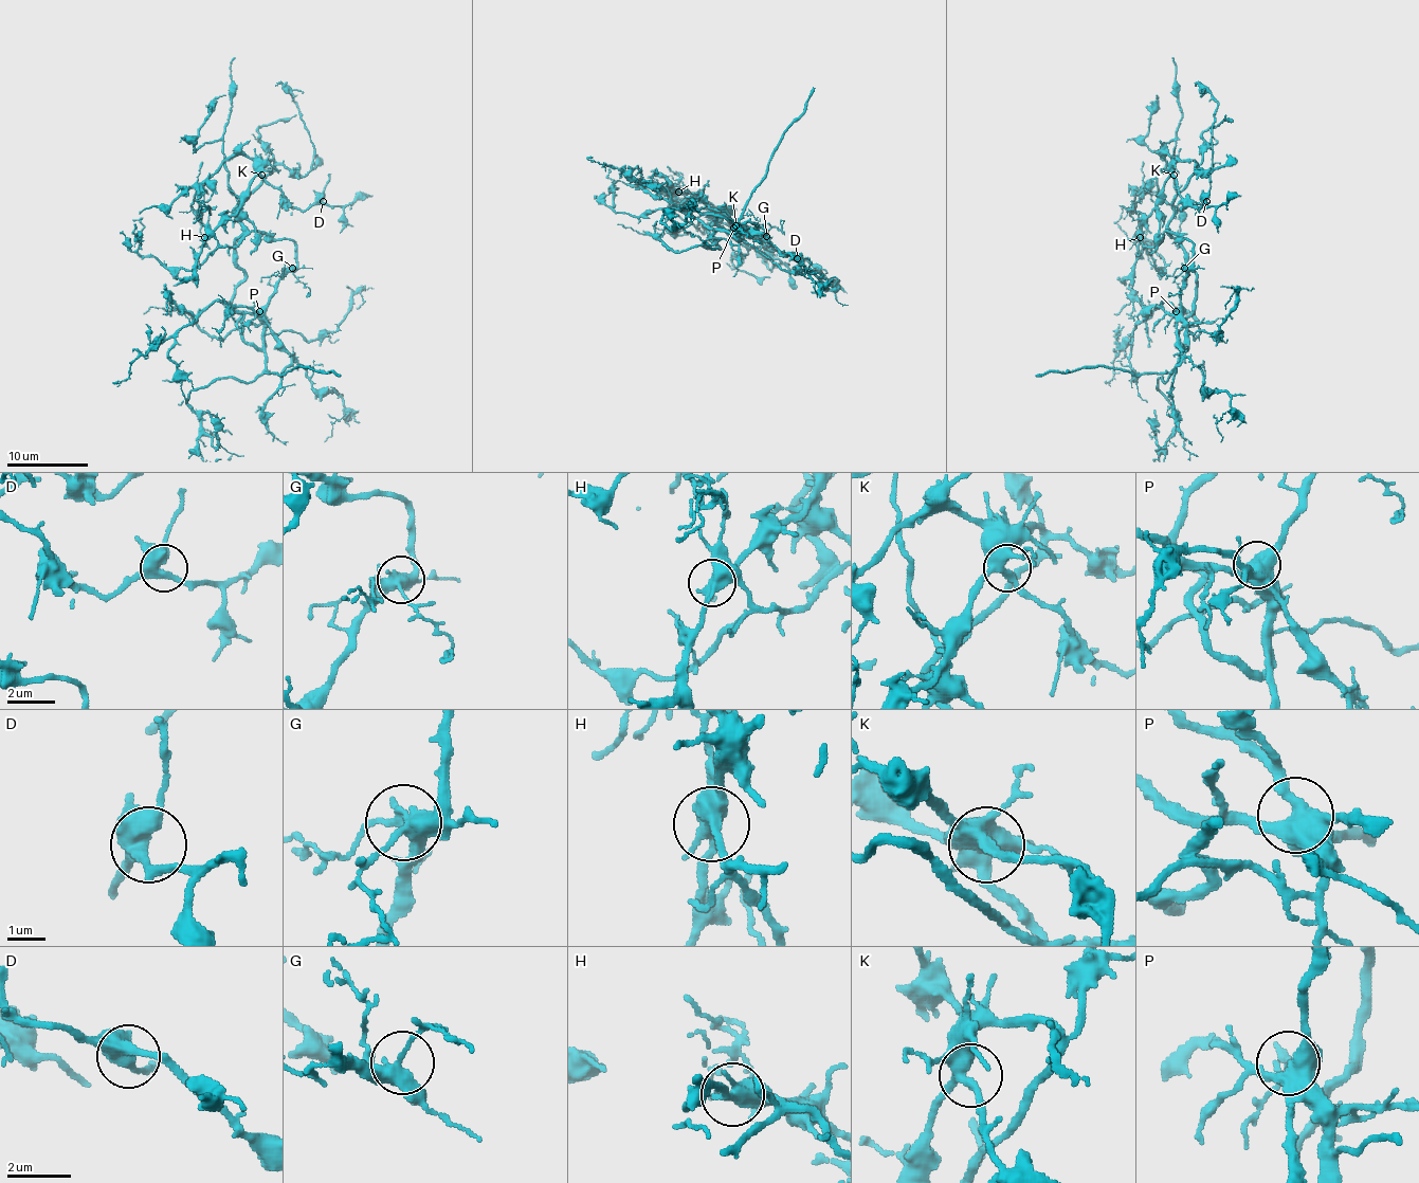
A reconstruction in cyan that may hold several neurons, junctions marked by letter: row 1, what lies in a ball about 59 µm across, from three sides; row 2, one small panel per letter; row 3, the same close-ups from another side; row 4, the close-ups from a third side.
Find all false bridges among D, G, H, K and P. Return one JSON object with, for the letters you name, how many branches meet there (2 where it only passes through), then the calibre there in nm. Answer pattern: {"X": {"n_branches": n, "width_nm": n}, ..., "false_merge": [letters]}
{"false_merge": []}

